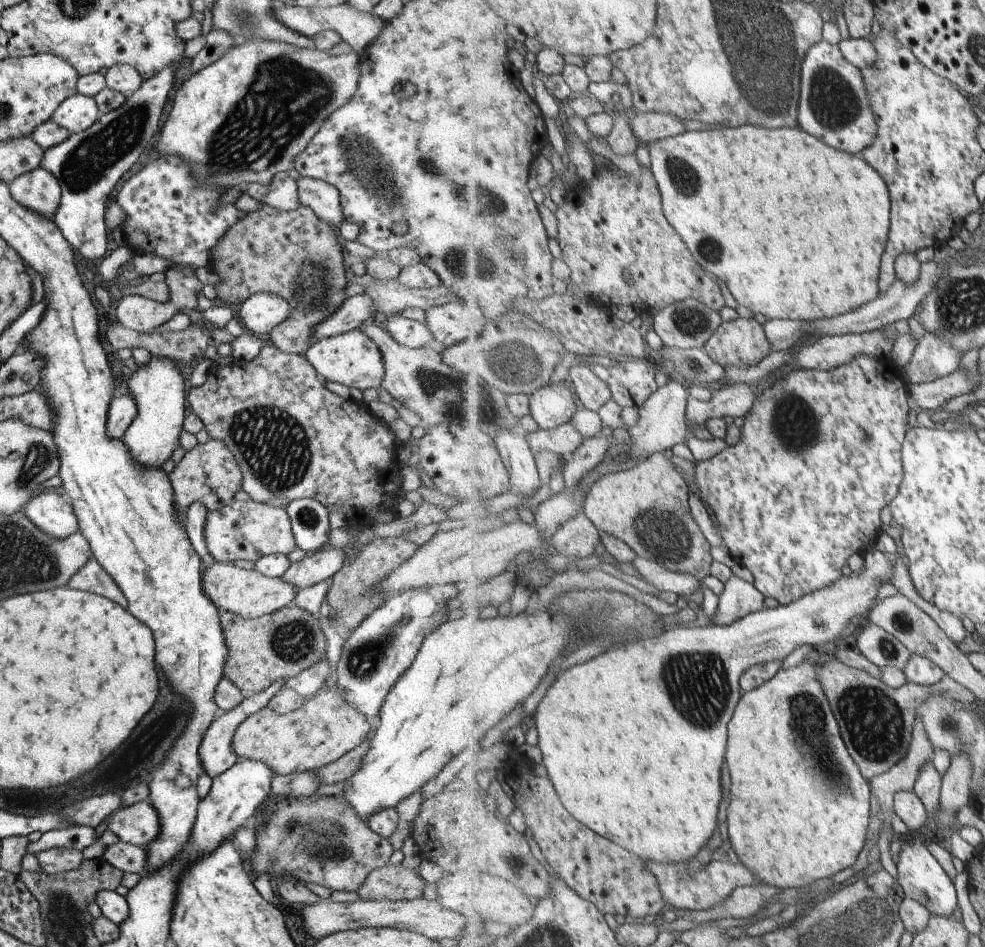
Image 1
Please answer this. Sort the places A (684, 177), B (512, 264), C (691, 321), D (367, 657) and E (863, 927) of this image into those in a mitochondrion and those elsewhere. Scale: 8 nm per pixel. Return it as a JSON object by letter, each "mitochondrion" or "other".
{"A":"mitochondrion","B":"mitochondrion","C":"mitochondrion","D":"mitochondrion","E":"mitochondrion"}

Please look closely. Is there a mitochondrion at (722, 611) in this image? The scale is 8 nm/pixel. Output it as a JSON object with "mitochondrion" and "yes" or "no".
{"mitochondrion":"no"}

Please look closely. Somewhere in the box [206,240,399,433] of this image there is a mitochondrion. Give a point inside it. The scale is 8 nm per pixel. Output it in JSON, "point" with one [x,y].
{"point":[314,288]}

